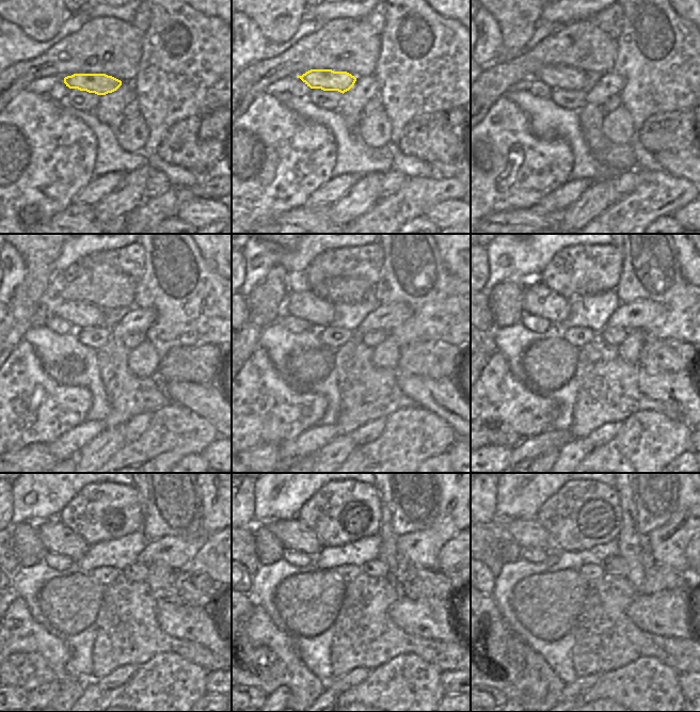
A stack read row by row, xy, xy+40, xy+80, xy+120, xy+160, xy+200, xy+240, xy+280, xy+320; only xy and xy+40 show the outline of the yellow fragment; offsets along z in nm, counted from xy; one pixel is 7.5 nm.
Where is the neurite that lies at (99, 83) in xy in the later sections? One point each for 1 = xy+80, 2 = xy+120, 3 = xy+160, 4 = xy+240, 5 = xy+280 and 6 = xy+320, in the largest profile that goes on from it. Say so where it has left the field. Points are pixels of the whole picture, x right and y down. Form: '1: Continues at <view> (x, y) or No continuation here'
1: Continues at xy+80 (562, 77)
2: Continues at xy+120 (80, 315)
3: Continues at xy+160 (301, 302)
4: Continues at xy+240 (57, 538)
5: Continues at xy+280 (293, 535)
6: Continues at xy+320 (526, 533)

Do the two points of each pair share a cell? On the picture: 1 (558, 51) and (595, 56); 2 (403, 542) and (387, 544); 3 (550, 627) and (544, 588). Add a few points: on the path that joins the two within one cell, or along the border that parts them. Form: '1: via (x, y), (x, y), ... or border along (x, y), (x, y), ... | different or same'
1: via (568, 51), (586, 51) | same
2: border along (396, 537), (396, 550), (398, 552) | different
3: via (550, 617), (544, 598) | same

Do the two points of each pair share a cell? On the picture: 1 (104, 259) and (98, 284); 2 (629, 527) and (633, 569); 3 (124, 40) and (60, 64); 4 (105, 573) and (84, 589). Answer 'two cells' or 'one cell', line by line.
1: two cells
2: one cell
3: one cell
4: two cells

